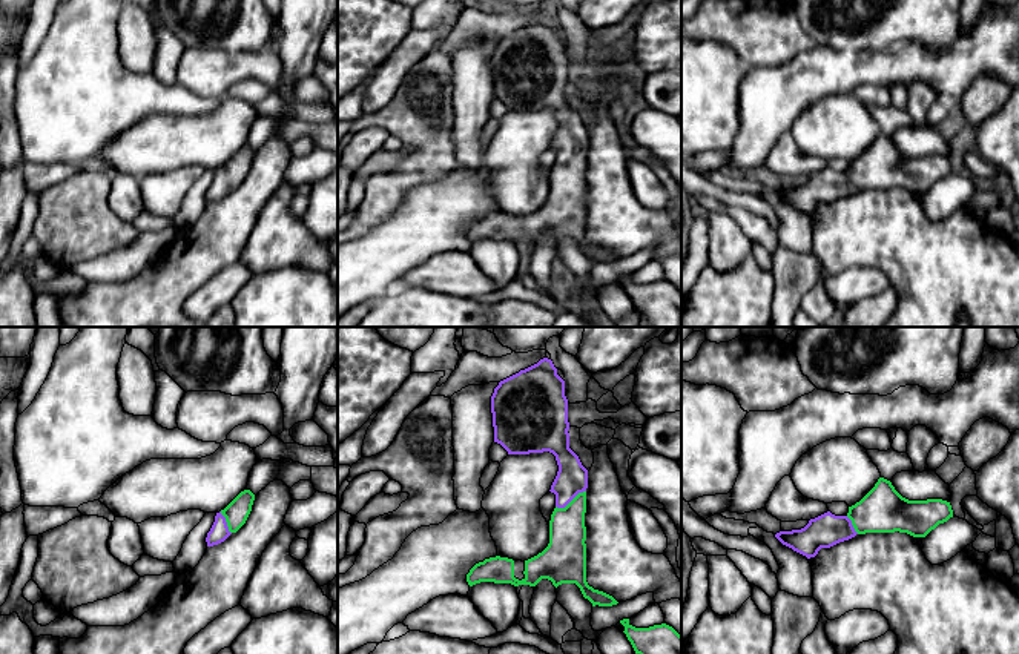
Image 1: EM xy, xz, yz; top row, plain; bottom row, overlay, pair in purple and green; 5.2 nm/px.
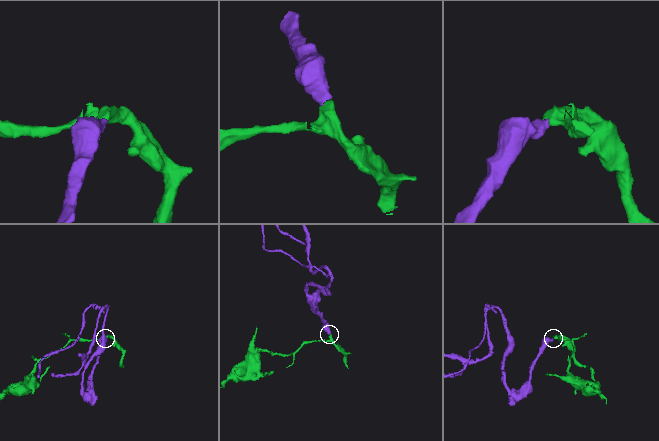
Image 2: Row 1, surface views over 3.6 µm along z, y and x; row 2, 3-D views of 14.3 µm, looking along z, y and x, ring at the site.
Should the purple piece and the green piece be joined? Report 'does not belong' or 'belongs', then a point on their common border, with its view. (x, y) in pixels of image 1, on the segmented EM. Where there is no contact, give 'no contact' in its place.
belongs; contact xz (570, 501)

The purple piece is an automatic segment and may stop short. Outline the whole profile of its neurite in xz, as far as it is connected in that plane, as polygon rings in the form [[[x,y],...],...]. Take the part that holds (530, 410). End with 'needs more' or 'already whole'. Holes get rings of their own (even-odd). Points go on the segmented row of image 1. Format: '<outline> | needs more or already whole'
[[[548,358],[503,379],[491,396],[494,442],[508,454],[549,451],[559,471],[551,485],[556,508],[549,520],[549,543],[522,562],[490,557],[467,574],[470,586],[480,582],[536,586],[548,579],[557,588],[575,583],[592,606],[618,602],[586,582],[586,488],[588,470],[569,448],[568,399],[565,381]]] | needs more

